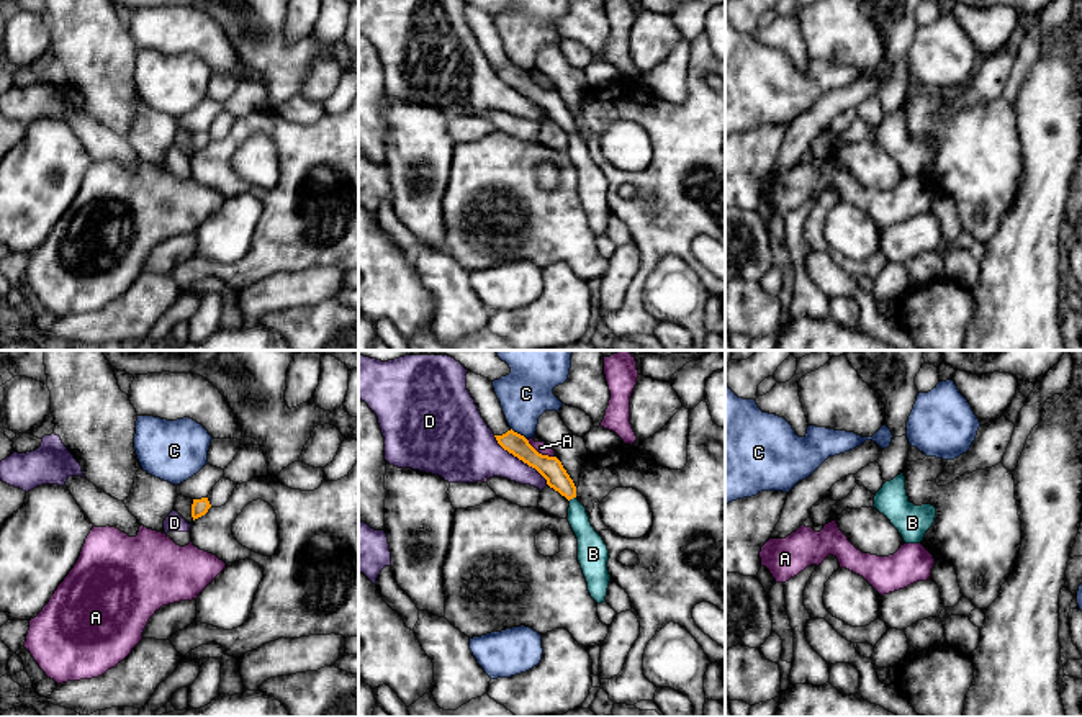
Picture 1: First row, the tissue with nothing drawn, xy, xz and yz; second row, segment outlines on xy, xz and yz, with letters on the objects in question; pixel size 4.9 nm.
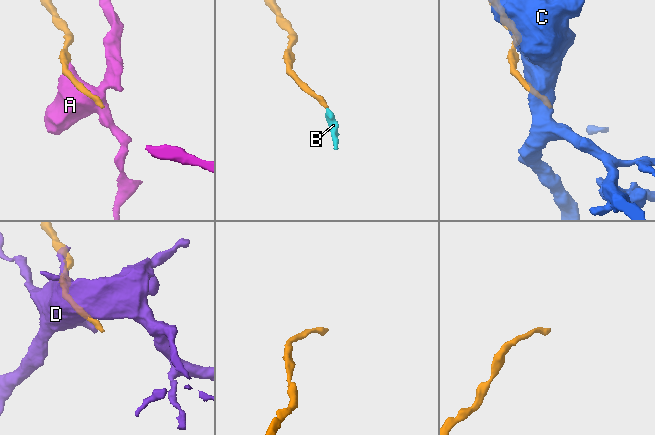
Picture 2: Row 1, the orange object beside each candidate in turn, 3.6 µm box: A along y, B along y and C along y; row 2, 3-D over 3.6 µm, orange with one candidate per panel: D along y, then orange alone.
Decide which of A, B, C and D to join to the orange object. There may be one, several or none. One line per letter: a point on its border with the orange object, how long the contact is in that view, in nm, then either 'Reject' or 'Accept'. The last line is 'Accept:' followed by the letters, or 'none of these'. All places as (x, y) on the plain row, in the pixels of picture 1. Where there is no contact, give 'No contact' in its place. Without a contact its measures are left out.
A: Touches orange at xz (540, 87). Shared border 170 nm. Reject
B: Touches orange at xz (572, 131). Shared border 40 nm. Accept
C: Touches orange at xz (519, 67). Shared border 100 nm. Reject
D: Touches orange at xz (521, 92). Shared border 360 nm. Reject
Accept: B

